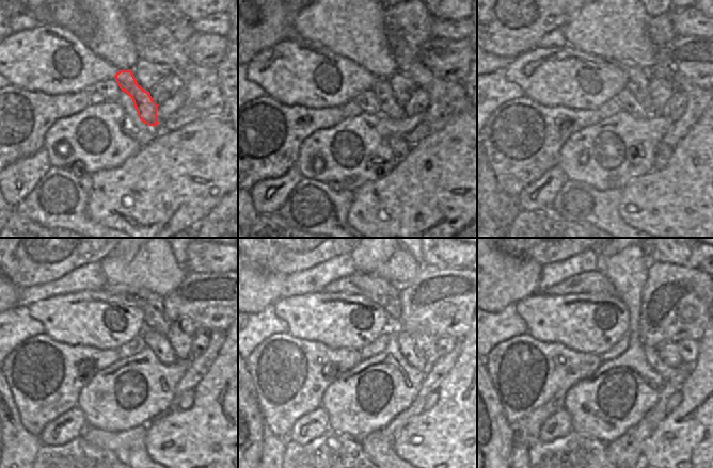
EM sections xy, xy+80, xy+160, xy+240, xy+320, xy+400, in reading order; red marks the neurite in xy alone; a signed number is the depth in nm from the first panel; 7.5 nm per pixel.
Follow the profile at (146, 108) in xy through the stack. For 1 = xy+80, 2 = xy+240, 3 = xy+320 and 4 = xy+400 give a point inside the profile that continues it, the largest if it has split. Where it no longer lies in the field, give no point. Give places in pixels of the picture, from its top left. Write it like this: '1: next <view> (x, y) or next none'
1: next xy+80 (386, 105)
2: next xy+240 (152, 305)
3: next xy+320 (385, 294)
4: next xy+400 (591, 283)

